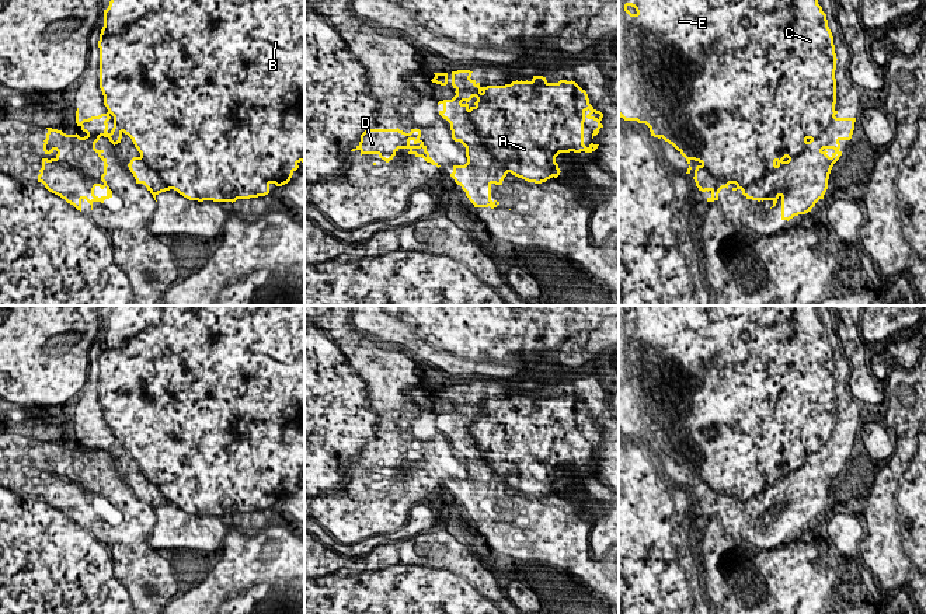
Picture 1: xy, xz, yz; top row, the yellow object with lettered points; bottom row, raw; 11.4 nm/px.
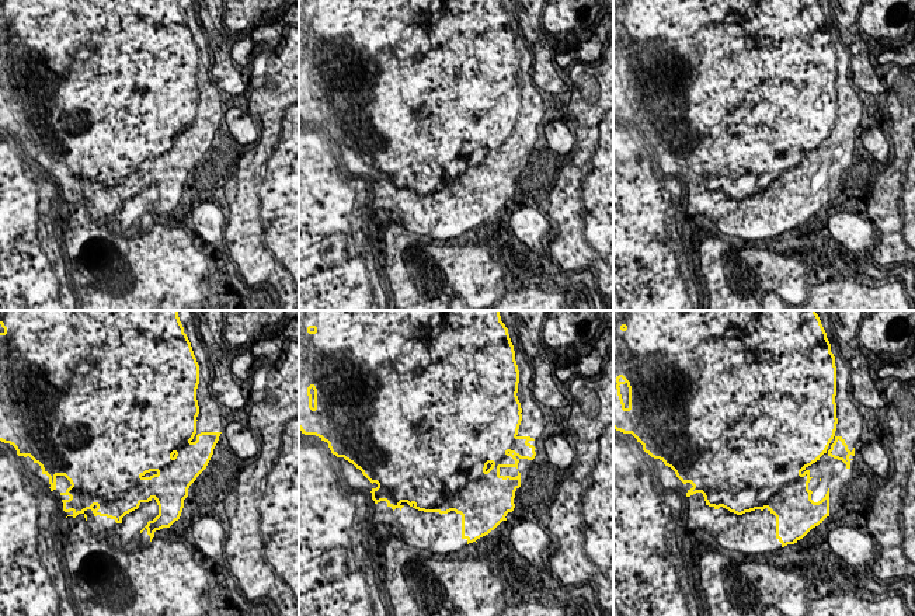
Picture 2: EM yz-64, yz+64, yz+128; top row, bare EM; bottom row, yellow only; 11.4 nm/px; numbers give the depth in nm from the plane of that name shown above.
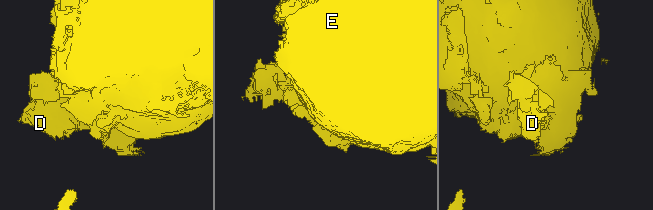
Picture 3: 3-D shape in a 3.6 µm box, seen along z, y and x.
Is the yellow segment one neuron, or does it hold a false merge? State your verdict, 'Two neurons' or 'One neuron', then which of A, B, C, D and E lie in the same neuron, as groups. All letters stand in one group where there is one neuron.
Two neurons. Groups: A B C E / D

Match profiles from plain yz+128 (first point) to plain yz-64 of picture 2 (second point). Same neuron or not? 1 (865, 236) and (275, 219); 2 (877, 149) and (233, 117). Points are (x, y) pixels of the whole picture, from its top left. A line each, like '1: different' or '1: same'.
1: different
2: same

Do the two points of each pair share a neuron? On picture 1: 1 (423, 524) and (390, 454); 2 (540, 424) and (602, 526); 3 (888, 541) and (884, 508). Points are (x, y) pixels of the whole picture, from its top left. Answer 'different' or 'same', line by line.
1: different
2: different
3: same

